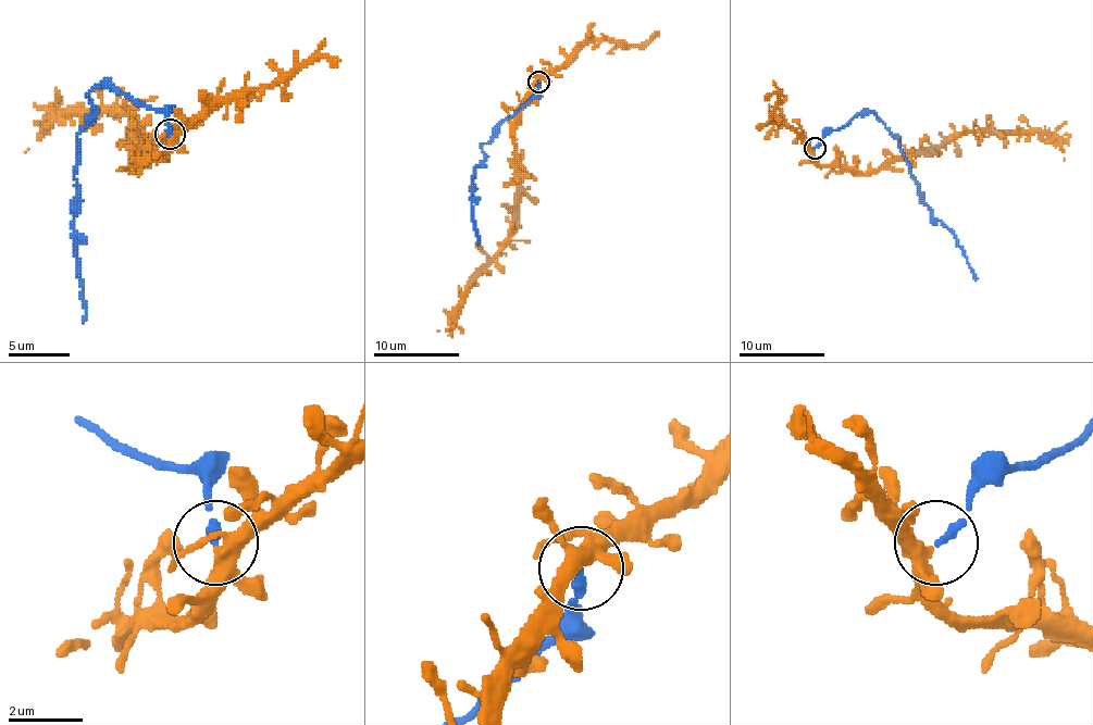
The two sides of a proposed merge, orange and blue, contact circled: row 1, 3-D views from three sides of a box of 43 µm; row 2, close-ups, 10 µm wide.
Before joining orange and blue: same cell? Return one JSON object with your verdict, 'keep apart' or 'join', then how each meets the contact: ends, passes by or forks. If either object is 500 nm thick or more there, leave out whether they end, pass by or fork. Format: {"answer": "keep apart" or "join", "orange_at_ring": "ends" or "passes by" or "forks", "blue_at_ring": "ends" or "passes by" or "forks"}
{"answer": "keep apart", "orange_at_ring": "forks", "blue_at_ring": "ends"}

